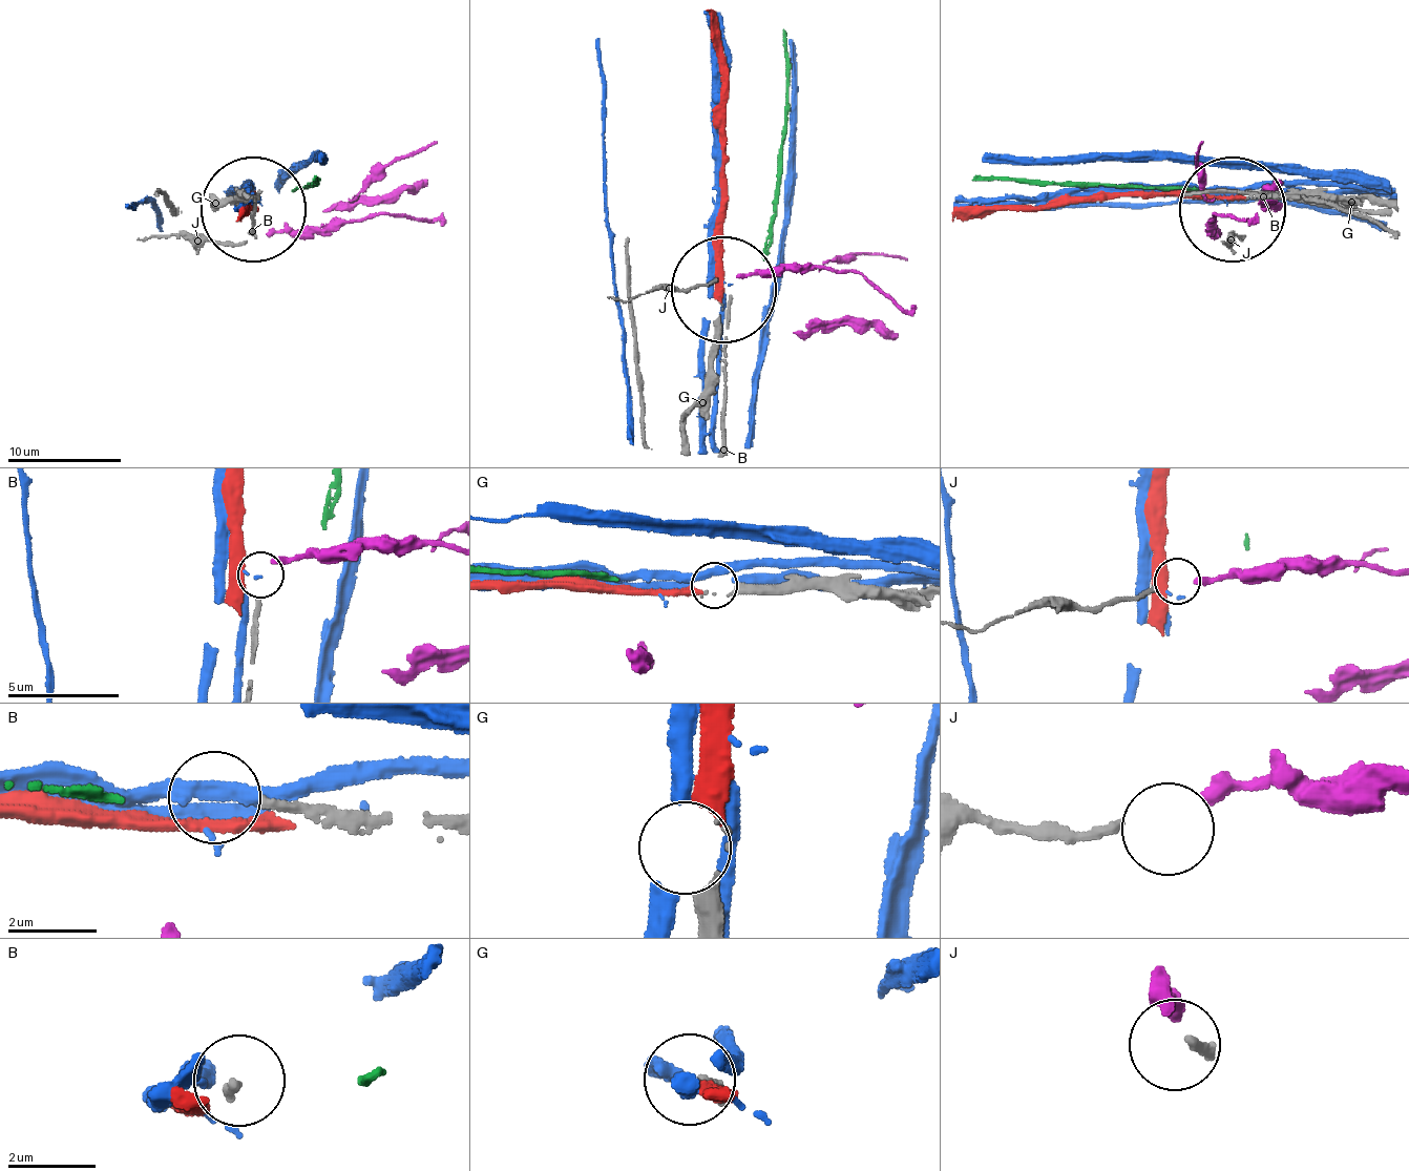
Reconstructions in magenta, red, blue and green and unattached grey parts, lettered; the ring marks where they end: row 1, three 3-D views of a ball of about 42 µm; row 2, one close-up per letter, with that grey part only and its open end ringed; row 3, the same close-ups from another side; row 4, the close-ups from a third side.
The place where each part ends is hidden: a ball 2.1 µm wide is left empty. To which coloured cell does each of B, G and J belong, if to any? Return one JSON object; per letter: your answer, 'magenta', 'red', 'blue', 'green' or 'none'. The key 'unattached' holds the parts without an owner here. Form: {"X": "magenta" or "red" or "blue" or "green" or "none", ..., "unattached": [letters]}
{"B": "none", "G": "red", "J": "magenta", "unattached": ["B"]}

